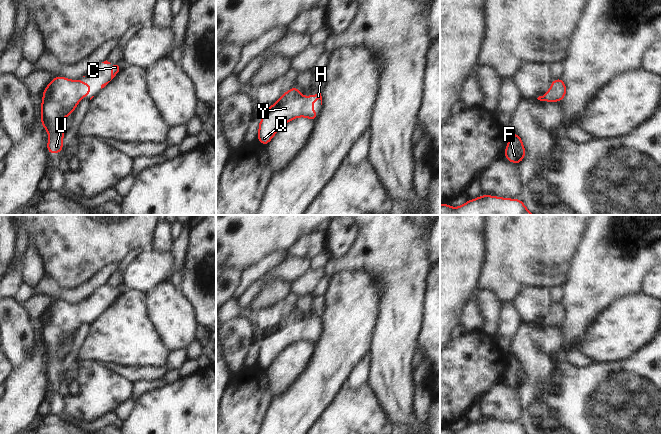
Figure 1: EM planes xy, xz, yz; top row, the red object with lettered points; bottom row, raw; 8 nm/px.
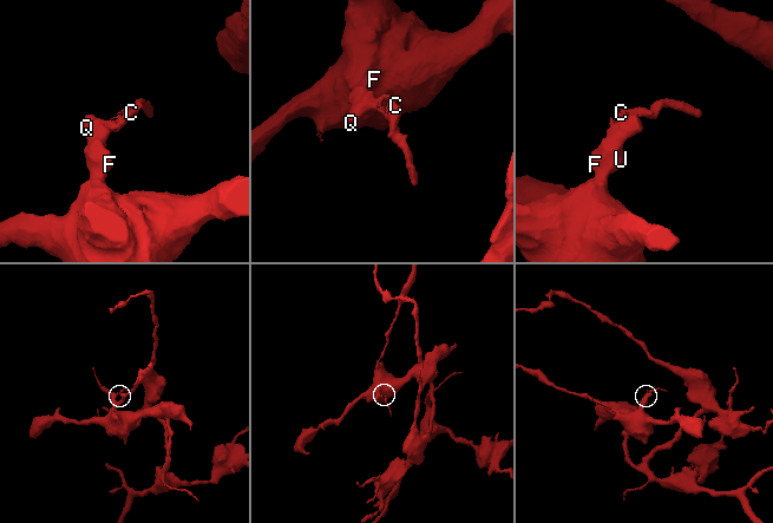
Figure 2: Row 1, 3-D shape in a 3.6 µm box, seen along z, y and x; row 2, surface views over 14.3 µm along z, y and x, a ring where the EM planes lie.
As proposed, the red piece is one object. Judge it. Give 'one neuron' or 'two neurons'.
one neuron

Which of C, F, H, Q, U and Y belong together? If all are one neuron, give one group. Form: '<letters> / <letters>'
C F H Q U Y

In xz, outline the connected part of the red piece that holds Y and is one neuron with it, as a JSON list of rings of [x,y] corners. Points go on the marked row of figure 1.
[[[296,87],[285,92],[277,102],[265,110],[259,123],[257,134],[259,142],[264,146],[267,145],[284,124],[300,116],[315,121],[318,113],[312,109],[311,104],[318,99],[321,100],[322,105],[321,93],[304,98],[300,89]]]

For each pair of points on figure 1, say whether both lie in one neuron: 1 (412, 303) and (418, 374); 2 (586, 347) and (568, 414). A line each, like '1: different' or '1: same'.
1: different
2: different

